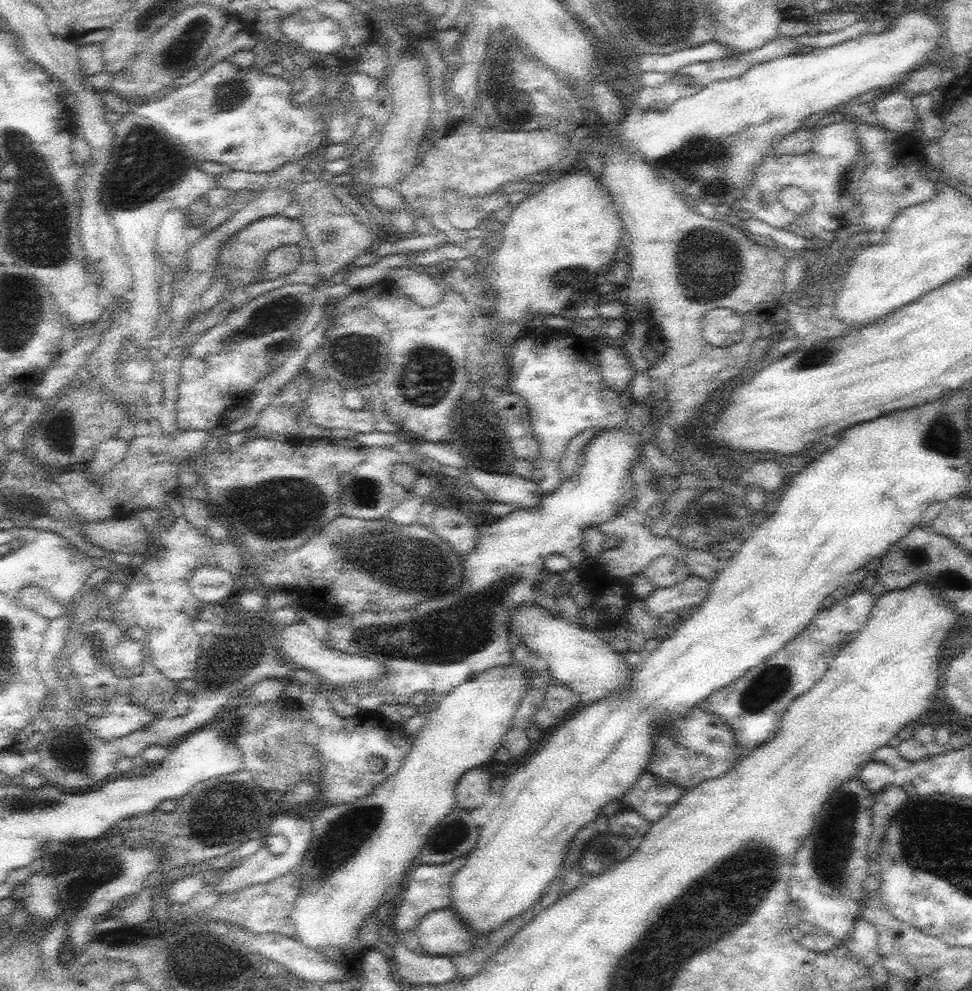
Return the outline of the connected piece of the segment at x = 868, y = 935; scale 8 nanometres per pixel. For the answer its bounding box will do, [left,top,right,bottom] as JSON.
[847,918,881,970]

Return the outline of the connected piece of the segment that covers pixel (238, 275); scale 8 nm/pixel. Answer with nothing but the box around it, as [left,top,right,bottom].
[217,216,307,300]

